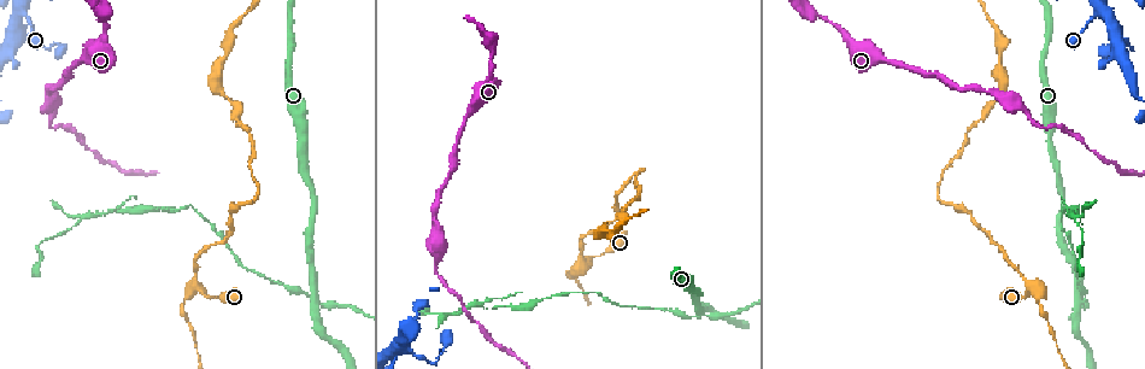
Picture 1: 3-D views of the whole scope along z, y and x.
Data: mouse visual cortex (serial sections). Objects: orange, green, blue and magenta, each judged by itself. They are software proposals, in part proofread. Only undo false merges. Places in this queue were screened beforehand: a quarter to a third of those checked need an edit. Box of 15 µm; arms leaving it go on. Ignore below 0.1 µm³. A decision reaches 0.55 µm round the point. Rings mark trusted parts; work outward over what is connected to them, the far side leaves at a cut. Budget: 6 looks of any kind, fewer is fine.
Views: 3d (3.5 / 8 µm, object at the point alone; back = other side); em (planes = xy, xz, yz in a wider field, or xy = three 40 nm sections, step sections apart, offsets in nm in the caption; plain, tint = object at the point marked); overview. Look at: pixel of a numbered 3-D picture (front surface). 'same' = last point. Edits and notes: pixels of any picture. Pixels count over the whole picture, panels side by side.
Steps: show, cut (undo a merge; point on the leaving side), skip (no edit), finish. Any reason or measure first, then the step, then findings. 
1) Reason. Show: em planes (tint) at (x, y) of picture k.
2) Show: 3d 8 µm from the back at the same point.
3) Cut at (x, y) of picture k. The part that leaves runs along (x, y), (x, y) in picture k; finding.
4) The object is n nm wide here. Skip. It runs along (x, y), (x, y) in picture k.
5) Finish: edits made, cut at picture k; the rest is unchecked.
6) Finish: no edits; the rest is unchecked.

Abrupt turn. Show: 3d 3.5 µm at (50, 46) of picture 1.

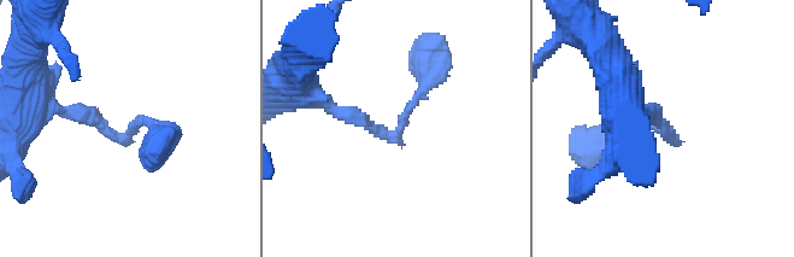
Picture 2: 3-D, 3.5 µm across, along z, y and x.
Shape alone is not enough. Show: em xy step 5 (tint) at (394, 134) of picture 2.

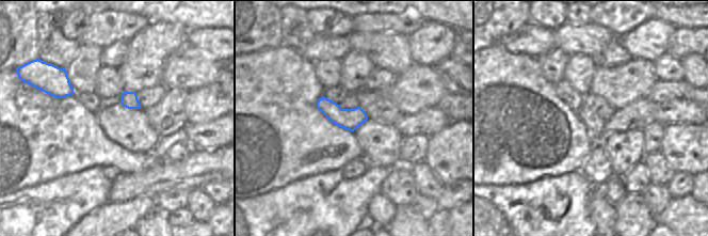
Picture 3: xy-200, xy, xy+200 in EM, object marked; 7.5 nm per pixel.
The arms are 150, 200 nm wide. Cut at (142, 121) of picture 2. The part that leaves runs along (382, 132), (400, 129), (427, 86), (427, 58) in picture 2; a second cell is stuck on.

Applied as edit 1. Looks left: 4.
See it whole again. Show: overview.

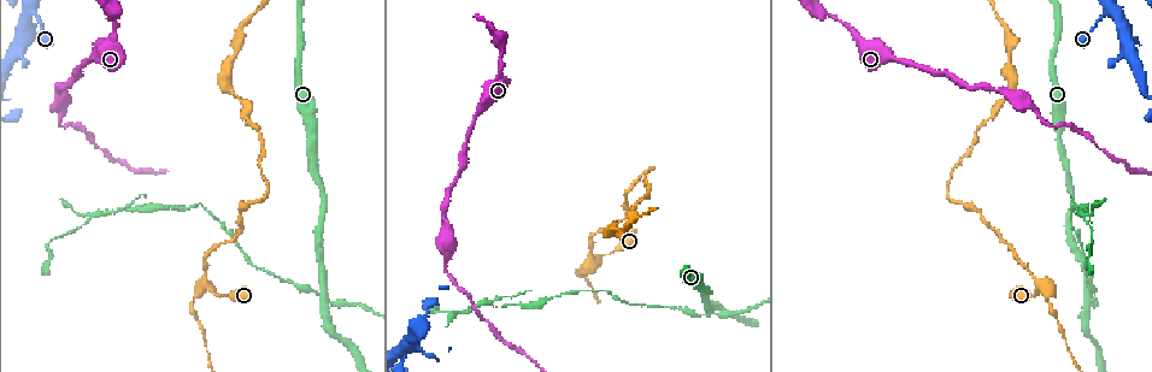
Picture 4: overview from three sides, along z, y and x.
Thin neck. Show: 3d 3.5 µm at (1047, 300) of picture 4.

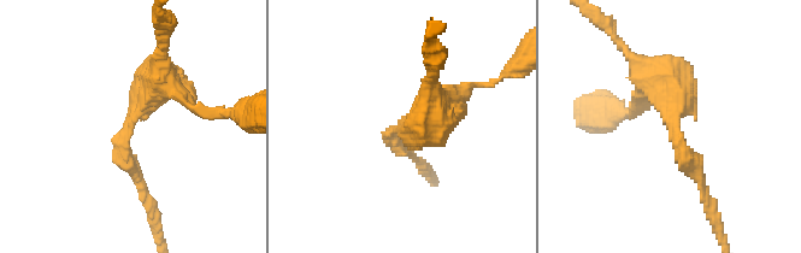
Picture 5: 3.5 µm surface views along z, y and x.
The arms are 150, 450 nm wide; need the tissue. Show: em xy step 2 (tint) at (678, 133) of picture 5.

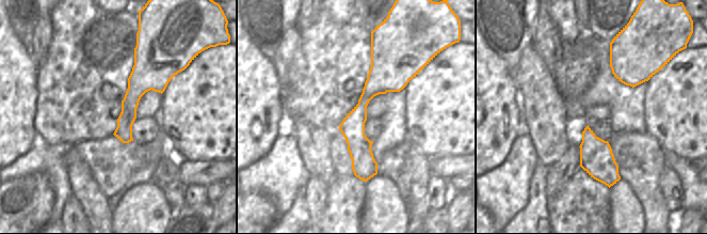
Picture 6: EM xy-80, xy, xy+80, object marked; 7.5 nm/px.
Skip. It runs along (374, 46), (378, 82), (357, 115), (364, 177) in picture 6; one cell here.

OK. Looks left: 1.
Finish: edits made, cut at picture 2; the rest is unchecked.

